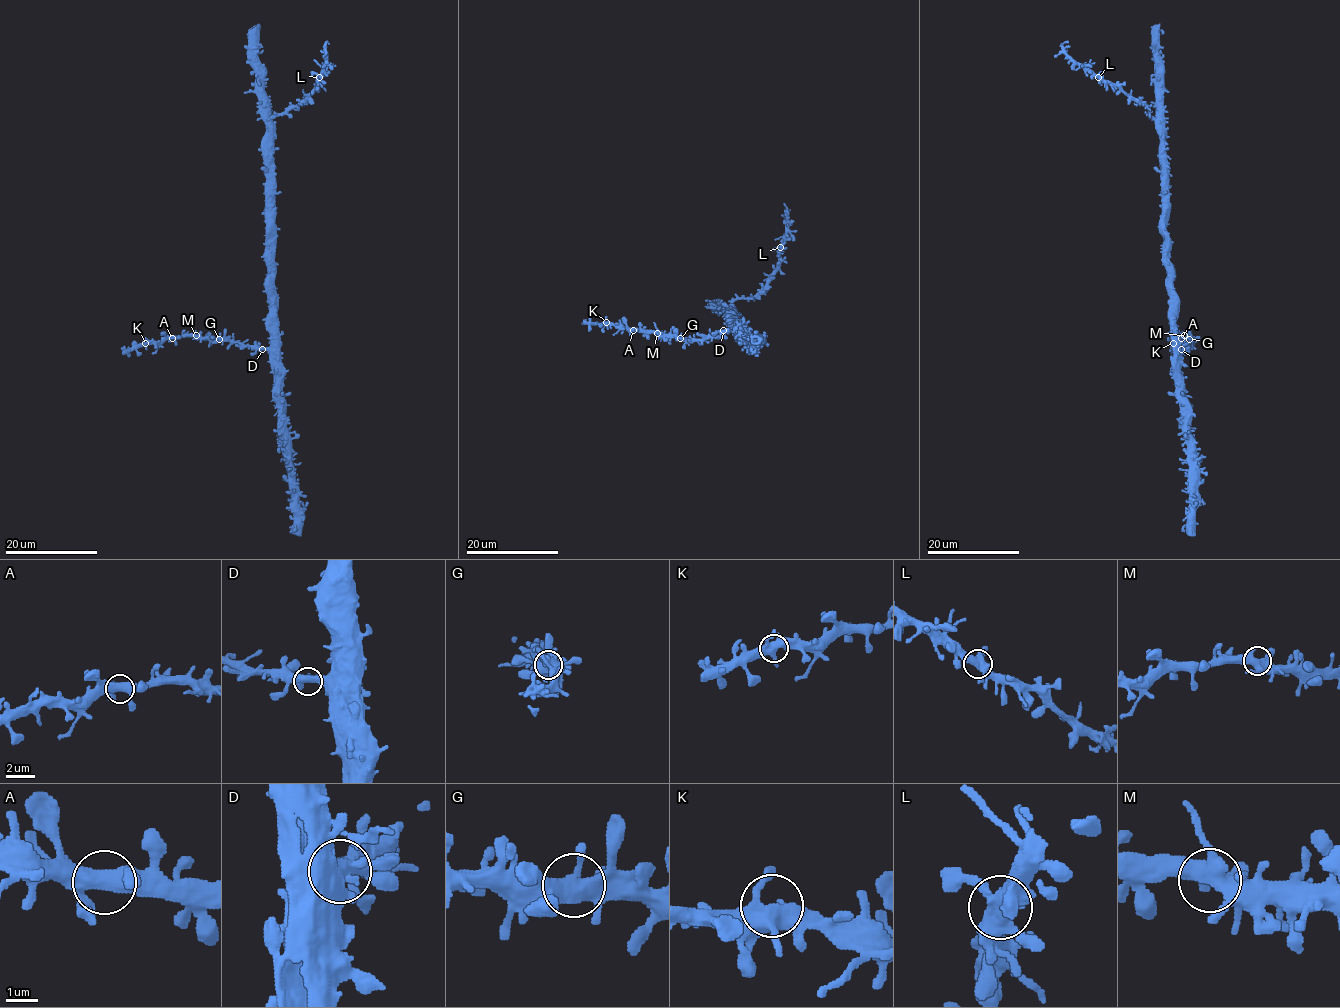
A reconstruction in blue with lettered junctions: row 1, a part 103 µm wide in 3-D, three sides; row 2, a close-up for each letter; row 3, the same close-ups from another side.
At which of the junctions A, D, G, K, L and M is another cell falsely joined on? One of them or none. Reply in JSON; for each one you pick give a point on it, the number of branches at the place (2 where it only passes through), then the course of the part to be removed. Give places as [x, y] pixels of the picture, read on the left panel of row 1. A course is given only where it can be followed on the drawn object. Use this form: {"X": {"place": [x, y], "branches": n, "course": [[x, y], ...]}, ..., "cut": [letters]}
{"cut": []}

